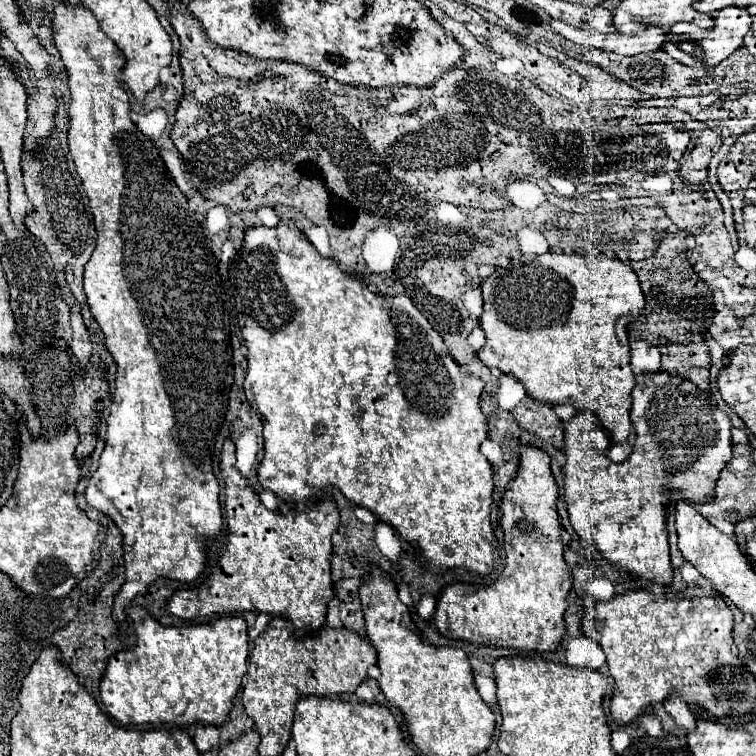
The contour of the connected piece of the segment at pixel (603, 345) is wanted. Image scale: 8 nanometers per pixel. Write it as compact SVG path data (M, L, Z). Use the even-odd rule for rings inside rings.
M555 252L541 256L523 254L519 262L497 268L485 278L481 290L485 302L481 328L487 336L487 344L479 350L479 360L491 370L515 376L523 382L527 396L537 402L549 406L571 404L575 410L591 410L597 414L601 426L611 436L609 458L613 462L627 460L635 442L635 428L629 420L635 374L629 366L631 348L627 342L627 328L623 330L619 322L625 322L627 316L633 318L633 314L645 308L645 296L631 266L607 256L567 256Z

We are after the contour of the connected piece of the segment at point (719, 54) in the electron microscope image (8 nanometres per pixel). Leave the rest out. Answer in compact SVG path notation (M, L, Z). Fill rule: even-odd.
M727 6L717 10L713 28L699 28L687 22L673 24L665 34L665 42L661 44L661 50L665 50L671 58L675 58L685 66L711 68L711 66L717 66L721 60L725 60L731 52L735 52L743 44L743 36L747 34L749 28L751 28L751 16L747 14L747 10L737 6Z

